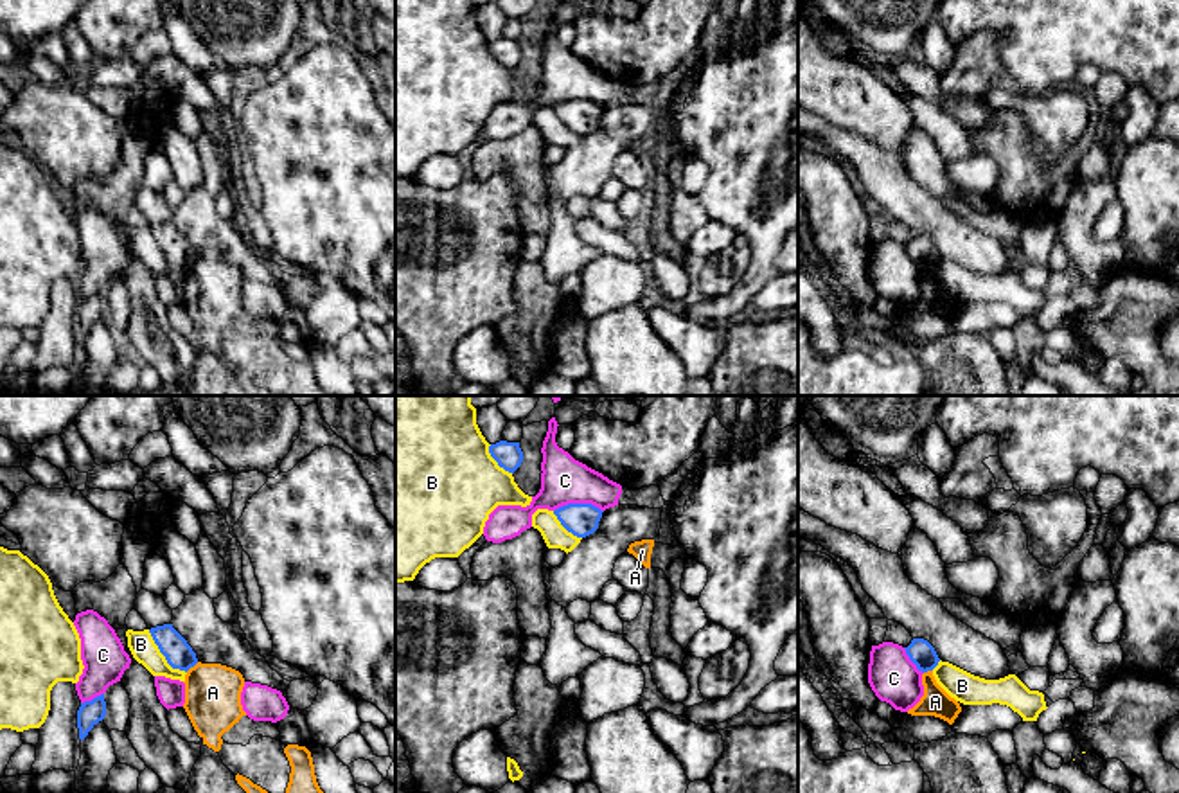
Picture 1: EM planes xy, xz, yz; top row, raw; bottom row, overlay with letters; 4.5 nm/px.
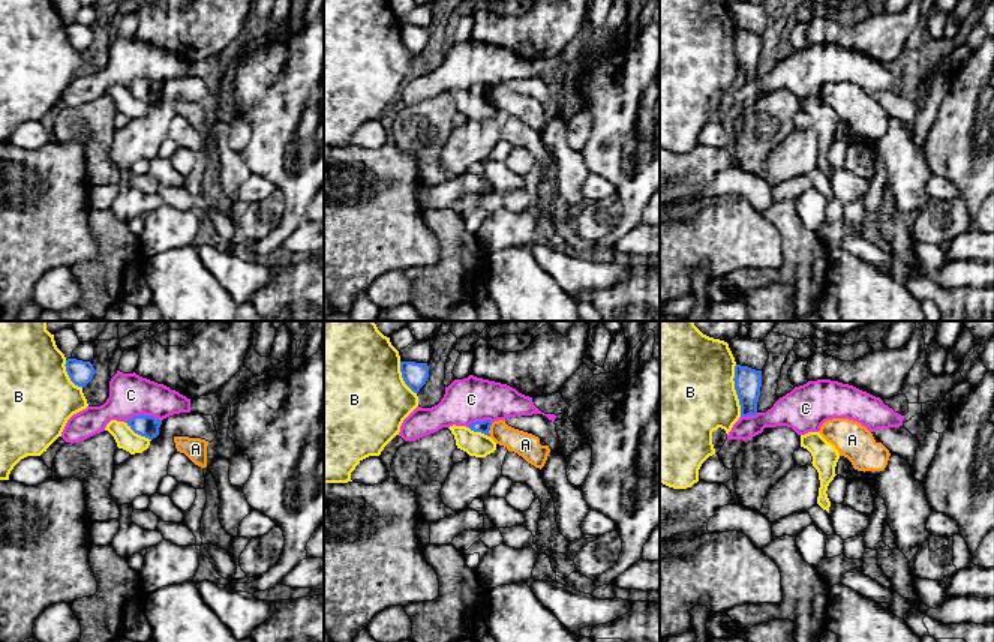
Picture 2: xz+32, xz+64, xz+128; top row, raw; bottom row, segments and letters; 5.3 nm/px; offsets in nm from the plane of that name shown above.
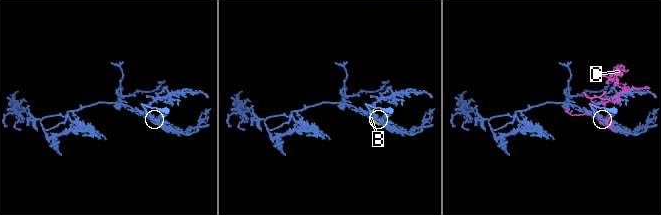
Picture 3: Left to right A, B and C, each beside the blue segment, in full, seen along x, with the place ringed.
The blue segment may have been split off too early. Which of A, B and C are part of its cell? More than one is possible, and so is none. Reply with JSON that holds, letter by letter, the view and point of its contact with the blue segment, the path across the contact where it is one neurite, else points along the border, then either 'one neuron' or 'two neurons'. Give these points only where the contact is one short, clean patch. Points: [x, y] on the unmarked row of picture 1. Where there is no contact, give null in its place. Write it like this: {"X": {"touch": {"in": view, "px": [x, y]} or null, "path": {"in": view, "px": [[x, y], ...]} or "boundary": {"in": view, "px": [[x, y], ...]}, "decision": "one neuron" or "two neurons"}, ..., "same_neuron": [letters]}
{"A": {"touch": {"in": "xy", "px": [191, 263]}, "boundary": {"in": "xy", "px": [[198, 259], [186, 268]]}, "decision": "two neurons"}, "B": {"touch": {"in": "xy", "px": [162, 250]}, "decision": "two neurons"}, "C": {"touch": {"in": "xz", "px": [577, 101]}, "decision": "two neurons"}, "same_neuron": []}

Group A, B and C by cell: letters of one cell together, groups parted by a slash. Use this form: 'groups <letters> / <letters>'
groups A / B / C

